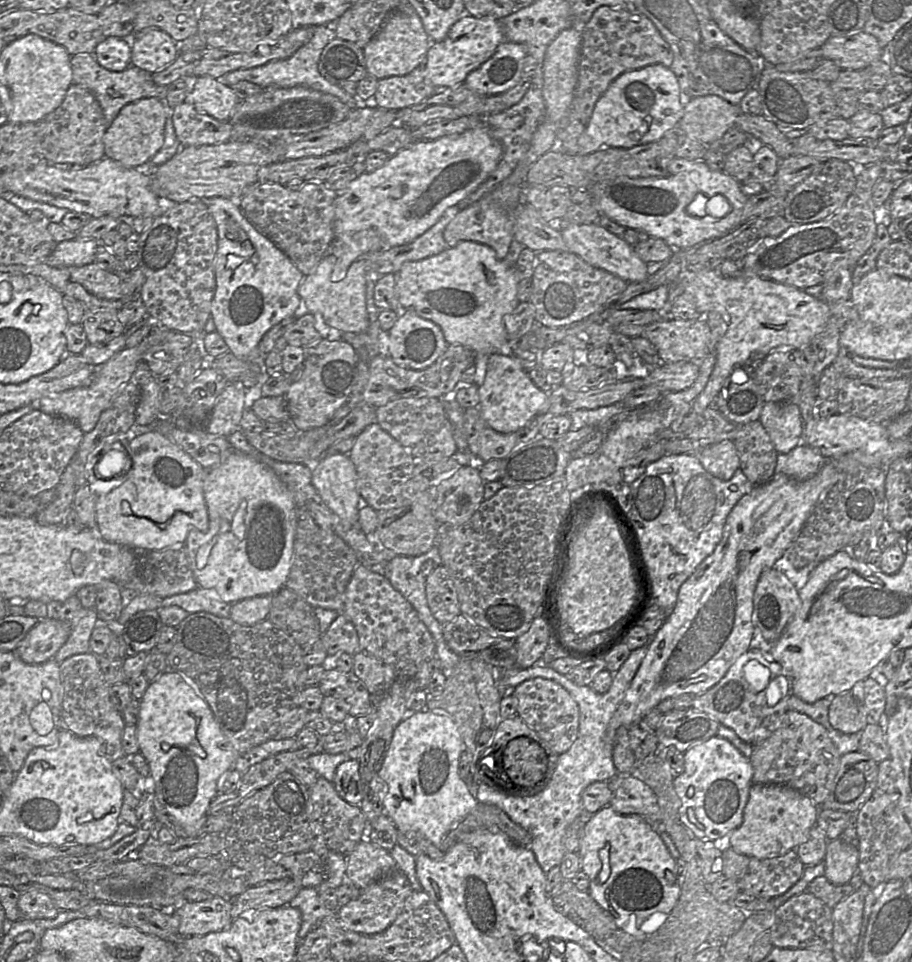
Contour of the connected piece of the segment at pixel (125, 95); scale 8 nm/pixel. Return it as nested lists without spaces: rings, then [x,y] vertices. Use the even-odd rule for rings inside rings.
[[[77,54],[71,56],[72,83],[89,89],[99,102],[106,121],[111,124],[120,111],[128,104],[144,98],[157,98],[164,101],[167,95],[167,86],[157,85],[152,74],[130,65],[125,70],[110,71],[102,67],[93,54]]]

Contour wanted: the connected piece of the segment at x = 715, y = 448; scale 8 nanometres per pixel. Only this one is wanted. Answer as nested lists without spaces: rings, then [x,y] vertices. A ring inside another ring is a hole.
[[[731,440],[703,446],[698,459],[709,473],[721,480],[729,480],[740,465],[738,452]]]

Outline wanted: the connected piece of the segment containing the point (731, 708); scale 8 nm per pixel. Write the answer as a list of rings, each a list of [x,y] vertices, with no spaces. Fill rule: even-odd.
[[[749,649],[736,659],[716,685],[702,695],[693,696],[691,709],[707,714],[719,724],[732,729],[742,741],[755,746],[771,736],[771,734],[779,727],[782,716],[788,711],[787,701],[793,691],[791,688],[791,679],[788,679],[788,692],[786,696],[776,705],[770,707],[767,704],[765,690],[758,693],[753,692],[745,679],[744,666],[750,660],[757,660],[762,665],[769,668],[771,672],[770,678],[775,678],[777,676],[788,677],[788,671],[786,671],[778,662],[768,661],[762,655],[760,649]]]

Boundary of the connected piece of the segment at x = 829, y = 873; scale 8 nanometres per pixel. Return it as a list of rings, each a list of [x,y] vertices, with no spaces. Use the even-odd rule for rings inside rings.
[[[841,837],[828,841],[823,860],[824,877],[833,885],[843,885],[857,873],[858,850]]]

